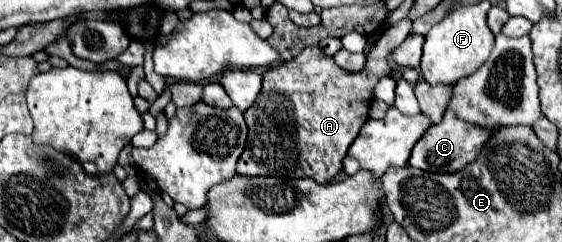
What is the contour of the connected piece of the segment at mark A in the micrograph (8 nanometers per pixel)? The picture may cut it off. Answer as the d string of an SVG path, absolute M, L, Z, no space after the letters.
M404 17L396 25L388 27L368 51L366 67L360 73L346 73L344 69L338 69L334 59L324 55L320 47L306 47L296 59L282 63L284 67L280 65L266 71L258 101L244 113L250 133L248 133L246 149L238 159L236 173L244 177L268 175L268 177L288 177L288 179L312 177L318 183L332 181L332 177L342 171L342 159L350 143L356 139L360 127L368 119L368 109L374 99L372 91L376 83L390 73L390 65L388 65L390 51L396 49L410 35L410 31L412 31L410 17Z

